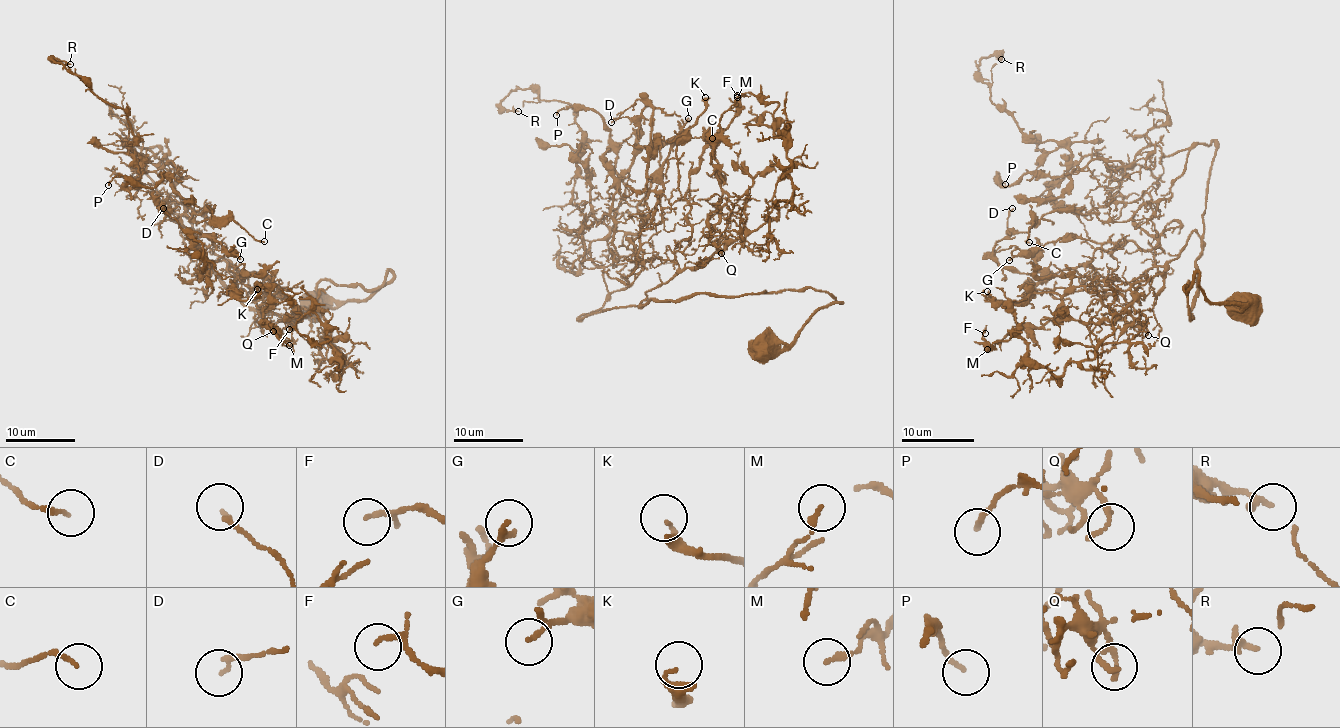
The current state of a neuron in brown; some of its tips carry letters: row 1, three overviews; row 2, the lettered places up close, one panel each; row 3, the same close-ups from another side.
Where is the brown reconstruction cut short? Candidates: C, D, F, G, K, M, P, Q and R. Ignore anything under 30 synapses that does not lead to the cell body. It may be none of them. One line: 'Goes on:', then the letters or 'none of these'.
Goes on: none of these

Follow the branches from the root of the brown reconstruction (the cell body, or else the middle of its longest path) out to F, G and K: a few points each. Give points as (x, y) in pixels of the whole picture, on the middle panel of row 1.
F: (760, 346), (840, 302), (812, 288), (642, 302), (793, 197), (777, 104), (737, 95)
G: (760, 346), (840, 302), (812, 288), (693, 294), (581, 316), (653, 257), (639, 248), (688, 118)
K: (760, 346), (788, 344), (840, 302), (812, 288), (642, 302), (676, 273), (691, 234), (676, 143), (705, 97)

